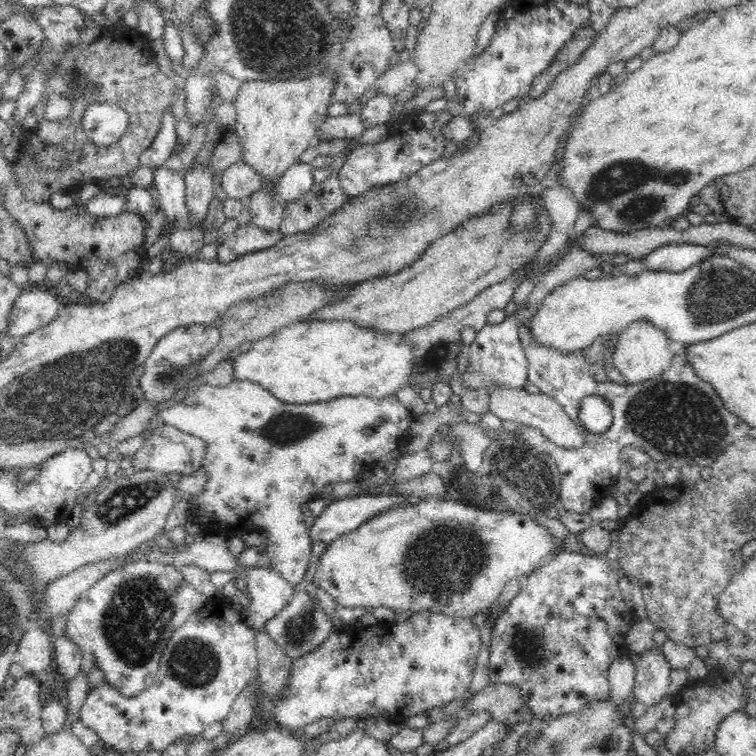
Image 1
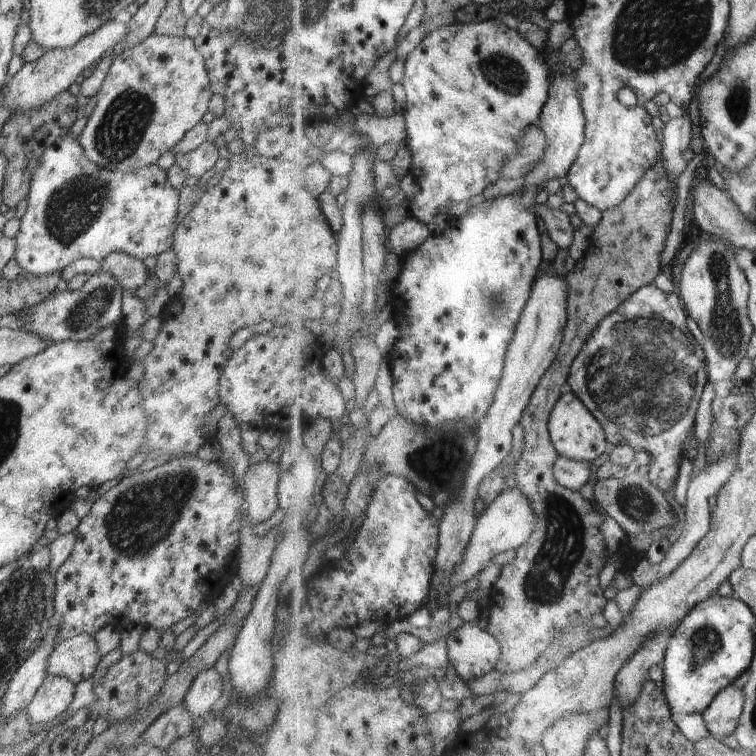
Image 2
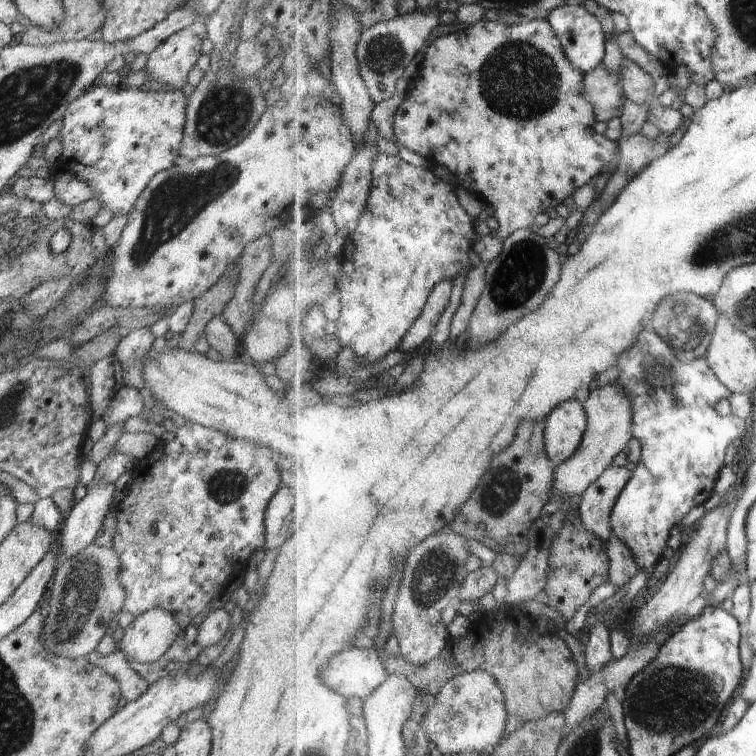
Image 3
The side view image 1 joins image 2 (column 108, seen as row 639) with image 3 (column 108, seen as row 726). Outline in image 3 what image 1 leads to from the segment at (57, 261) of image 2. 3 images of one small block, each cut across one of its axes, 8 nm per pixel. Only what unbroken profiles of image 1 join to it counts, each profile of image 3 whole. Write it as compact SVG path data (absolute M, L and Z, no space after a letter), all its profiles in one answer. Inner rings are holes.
M97 83L93 85L93 88L84 94L81 94L76 100L73 100L65 112L64 123L58 138L62 140L64 160L68 162L70 172L74 173L77 177L80 177L83 181L86 181L93 190L93 198L99 200L99 203L103 204L103 207L110 209L114 213L114 217L128 215L131 208L134 206L136 200L153 176L156 176L159 172L174 166L174 160L179 156L179 150L181 147L181 140L183 137L183 128L186 122L186 109L187 100L182 91L161 91L161 92L143 92L138 88L125 88L121 86L118 92L112 91L109 87L103 84Z

